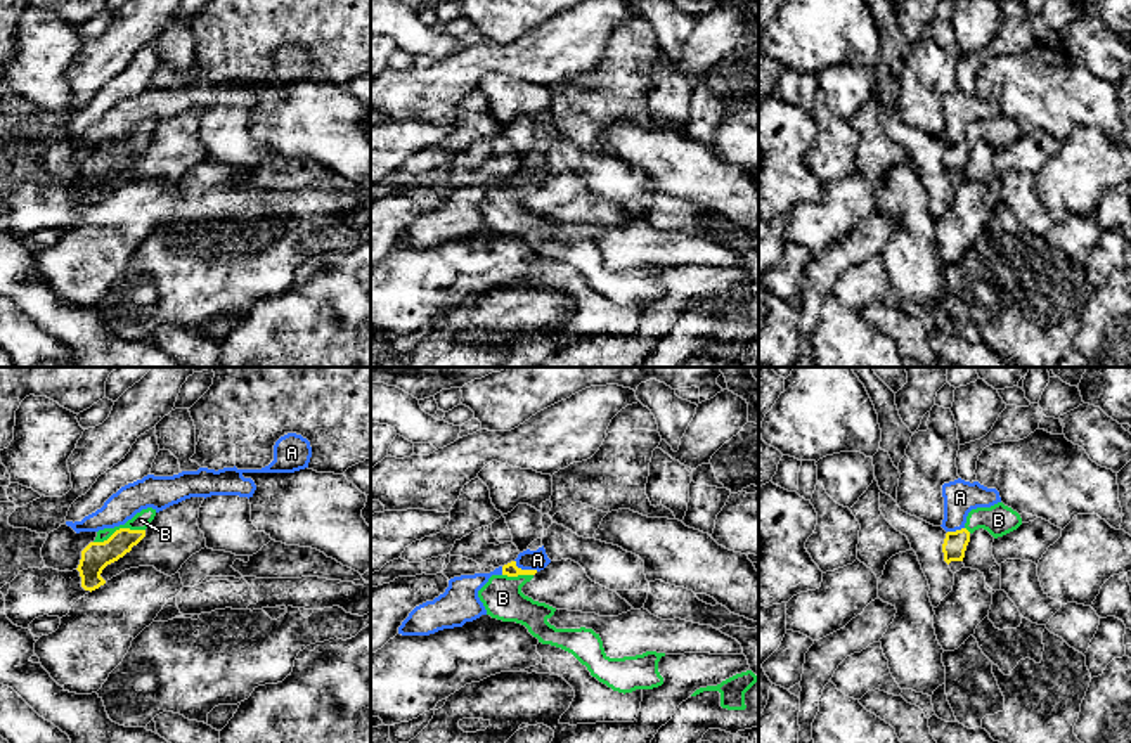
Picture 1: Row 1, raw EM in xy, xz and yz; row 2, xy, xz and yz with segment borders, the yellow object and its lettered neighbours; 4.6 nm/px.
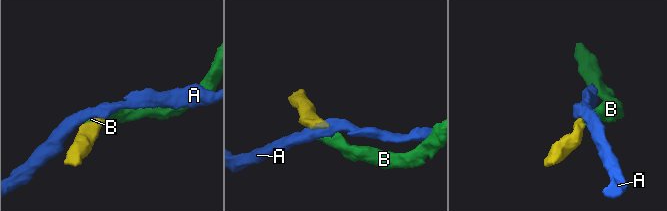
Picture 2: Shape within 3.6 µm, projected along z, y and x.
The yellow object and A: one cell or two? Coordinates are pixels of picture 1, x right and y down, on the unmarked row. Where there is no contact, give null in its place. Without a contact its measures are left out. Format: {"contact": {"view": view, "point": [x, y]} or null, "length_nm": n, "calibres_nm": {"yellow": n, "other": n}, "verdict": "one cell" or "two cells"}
{"contact": {"view": "xz", "point": [525, 182]}, "length_nm": 120, "calibres_nm": {"yellow": 60, "other": 100}, "verdict": "two cells"}

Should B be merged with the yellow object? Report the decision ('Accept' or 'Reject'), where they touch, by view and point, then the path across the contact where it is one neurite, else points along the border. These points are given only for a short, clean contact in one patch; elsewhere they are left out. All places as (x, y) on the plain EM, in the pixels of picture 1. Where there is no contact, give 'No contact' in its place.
Accept. Touches yellow at xy (120, 141). Path across: xy (96, 168), (120, 141), (132, 141), (141, 132)

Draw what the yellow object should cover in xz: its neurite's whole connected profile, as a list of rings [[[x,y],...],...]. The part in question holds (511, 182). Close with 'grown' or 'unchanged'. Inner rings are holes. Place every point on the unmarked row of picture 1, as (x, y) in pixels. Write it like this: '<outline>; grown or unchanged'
[[[516,173],[502,178],[501,187],[492,187],[478,203],[487,227],[502,234],[516,234],[542,256],[551,256],[572,265],[587,279],[592,289],[618,305],[653,301],[663,296],[658,274],[665,265],[646,263],[636,268],[610,270],[599,246],[592,241],[556,241],[547,232],[556,220],[533,213],[521,199],[533,191],[537,182],[521,182]]]; grown

